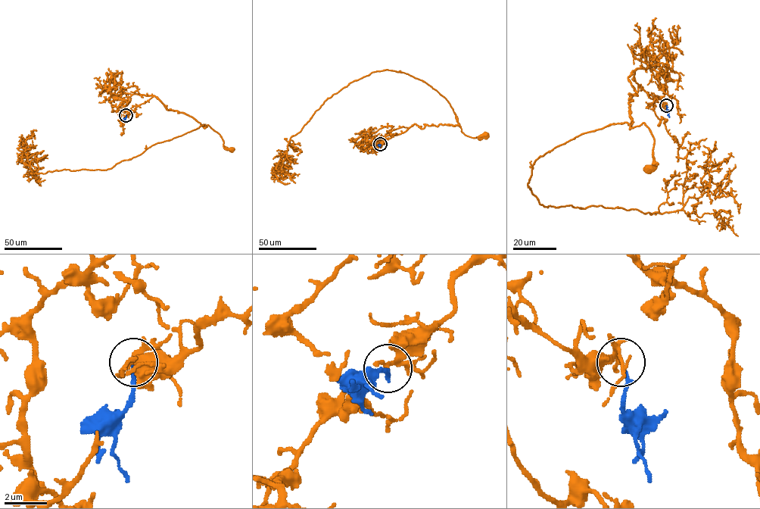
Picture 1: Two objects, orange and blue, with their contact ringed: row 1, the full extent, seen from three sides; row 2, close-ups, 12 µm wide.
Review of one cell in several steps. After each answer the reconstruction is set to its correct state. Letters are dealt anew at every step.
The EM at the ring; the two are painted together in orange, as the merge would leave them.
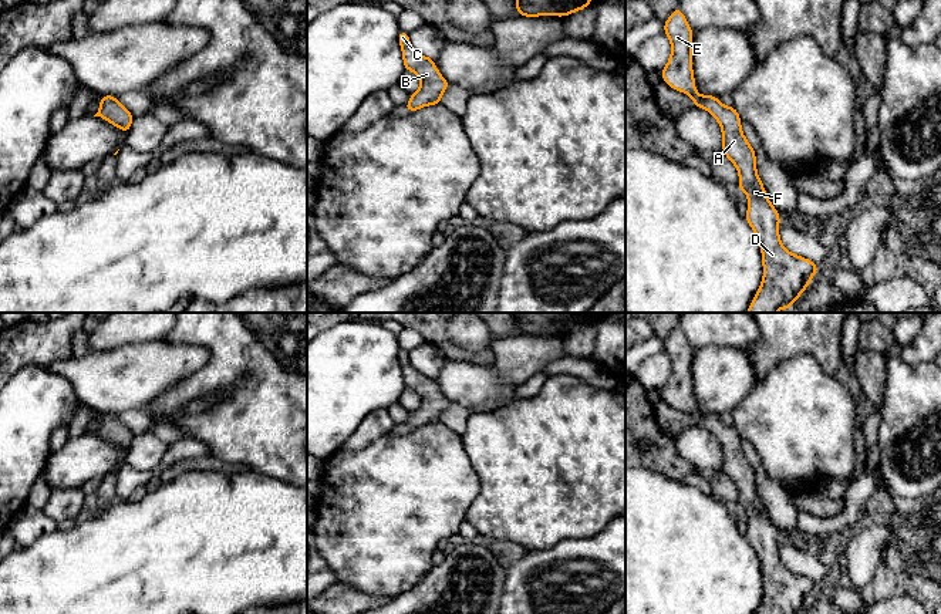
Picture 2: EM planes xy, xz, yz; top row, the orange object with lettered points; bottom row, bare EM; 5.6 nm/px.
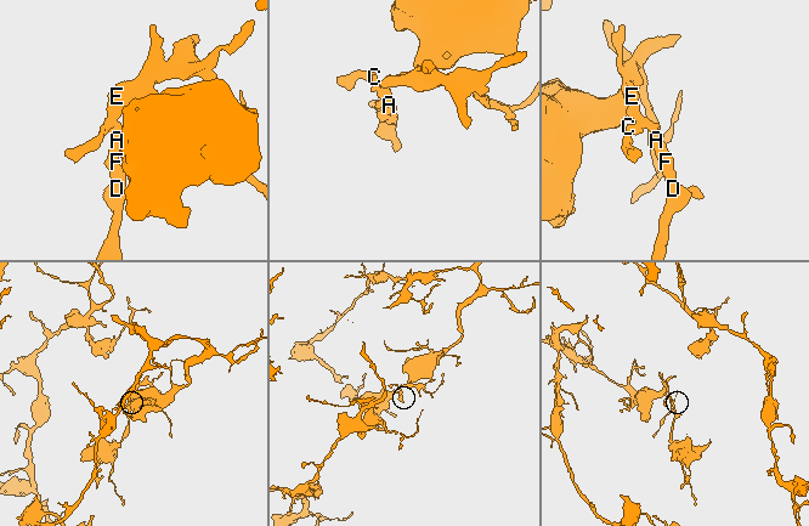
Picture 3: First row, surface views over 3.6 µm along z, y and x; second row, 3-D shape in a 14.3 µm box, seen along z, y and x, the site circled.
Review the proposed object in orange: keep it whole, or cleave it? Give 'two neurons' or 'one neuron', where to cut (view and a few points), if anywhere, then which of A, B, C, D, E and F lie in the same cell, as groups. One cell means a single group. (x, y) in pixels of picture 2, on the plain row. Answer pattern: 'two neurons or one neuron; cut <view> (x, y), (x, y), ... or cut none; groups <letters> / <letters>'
one neuron; cut none; groups A B C D E F

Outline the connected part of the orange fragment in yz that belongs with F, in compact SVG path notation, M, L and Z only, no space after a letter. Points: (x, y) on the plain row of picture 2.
M681 327L664 341L671 374L661 394L672 408L685 411L694 424L711 431L722 448L722 469L739 492L739 509L748 515L745 537L756 553L762 570L763 596L755 614L800 614L819 588L806 576L790 571L780 560L779 530L770 522L756 490L756 473L741 446L735 425L725 425L718 415L699 414L692 389L692 355Z

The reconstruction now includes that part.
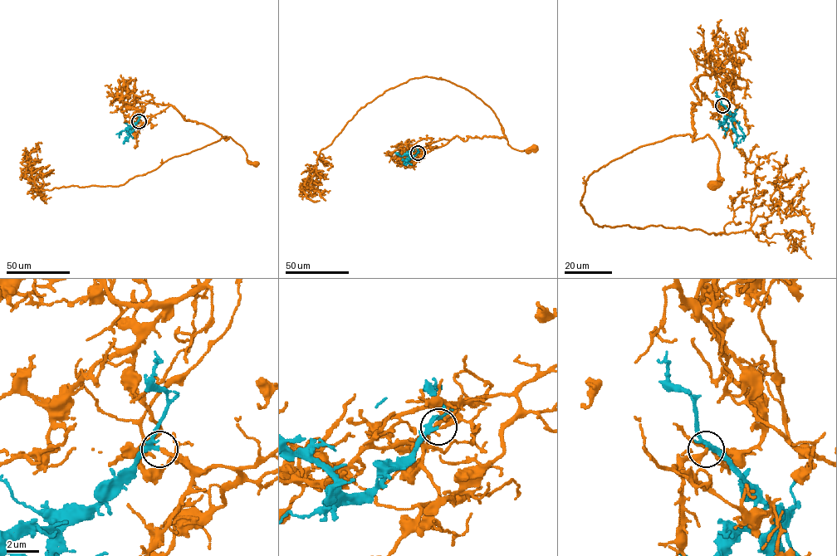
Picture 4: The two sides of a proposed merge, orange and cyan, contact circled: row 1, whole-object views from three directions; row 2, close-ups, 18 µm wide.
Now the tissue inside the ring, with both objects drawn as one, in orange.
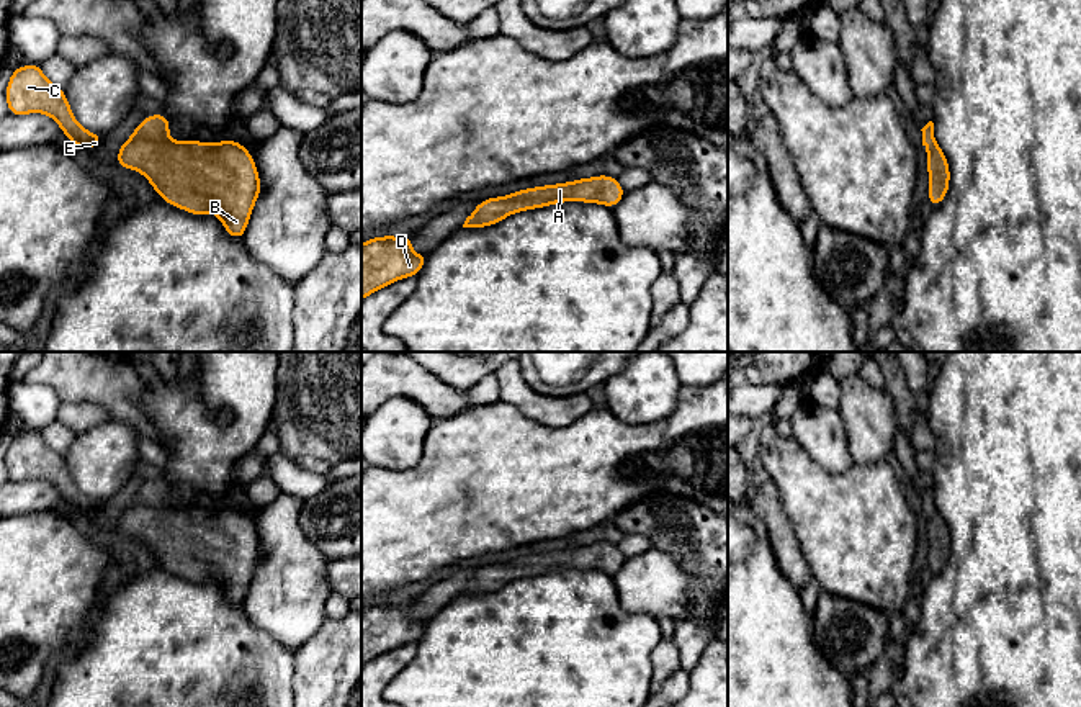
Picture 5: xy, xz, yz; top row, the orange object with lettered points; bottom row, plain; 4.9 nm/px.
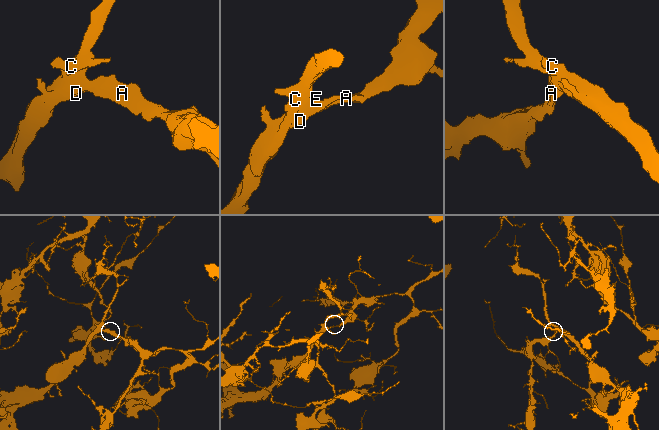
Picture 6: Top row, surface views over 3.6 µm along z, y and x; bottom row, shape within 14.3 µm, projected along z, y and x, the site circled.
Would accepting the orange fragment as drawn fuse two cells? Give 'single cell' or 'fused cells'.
single cell

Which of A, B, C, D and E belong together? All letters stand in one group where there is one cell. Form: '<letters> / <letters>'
A B C D E

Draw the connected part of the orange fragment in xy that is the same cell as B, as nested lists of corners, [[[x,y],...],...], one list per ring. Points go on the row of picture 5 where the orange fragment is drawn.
[[[164,113],[146,116],[114,162],[141,172],[159,196],[196,216],[214,213],[232,239],[245,234],[262,193],[253,155],[237,141],[172,141]]]

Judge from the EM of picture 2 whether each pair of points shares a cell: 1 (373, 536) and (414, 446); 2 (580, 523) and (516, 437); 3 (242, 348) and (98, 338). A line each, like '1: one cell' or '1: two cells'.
1: one cell
2: one cell
3: two cells

